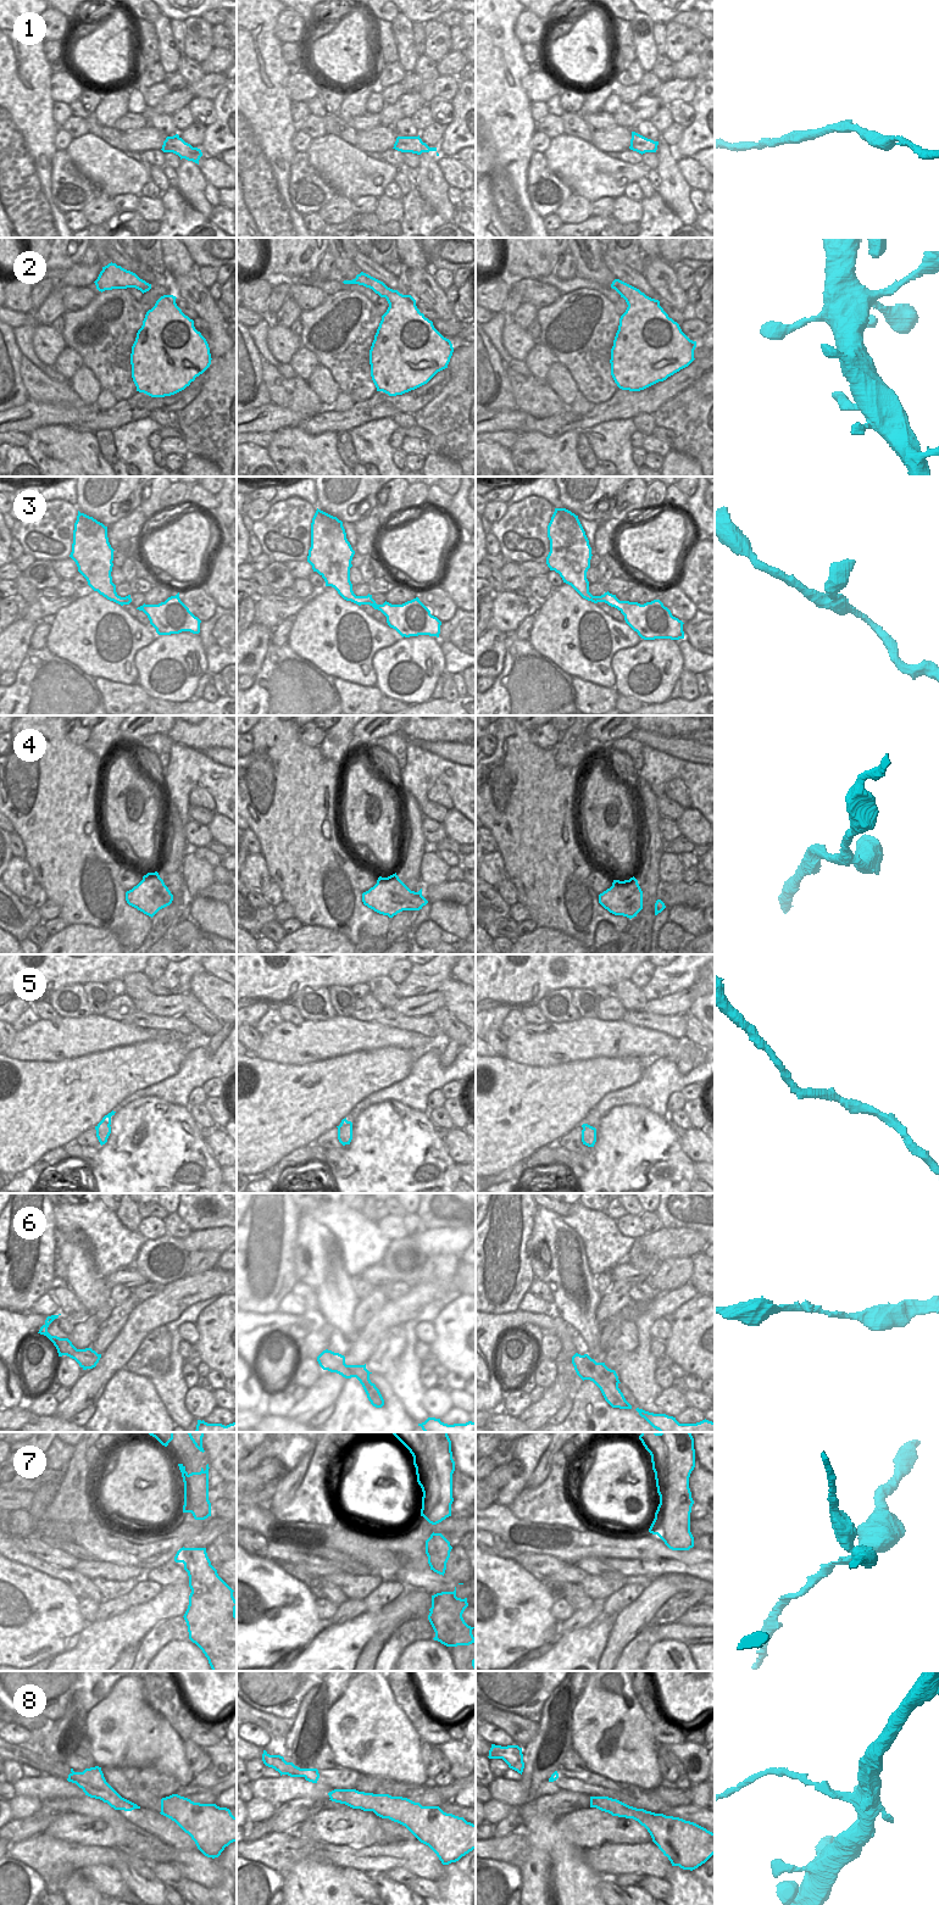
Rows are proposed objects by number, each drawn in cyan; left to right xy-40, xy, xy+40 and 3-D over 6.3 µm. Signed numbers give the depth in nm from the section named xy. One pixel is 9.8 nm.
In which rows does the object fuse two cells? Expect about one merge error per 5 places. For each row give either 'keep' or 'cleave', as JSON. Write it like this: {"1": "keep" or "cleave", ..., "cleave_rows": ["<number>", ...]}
{"1": "keep", "2": "keep", "3": "keep", "4": "keep", "5": "keep", "6": "keep", "7": "cleave", "8": "cleave", "cleave_rows": ["7", "8"]}

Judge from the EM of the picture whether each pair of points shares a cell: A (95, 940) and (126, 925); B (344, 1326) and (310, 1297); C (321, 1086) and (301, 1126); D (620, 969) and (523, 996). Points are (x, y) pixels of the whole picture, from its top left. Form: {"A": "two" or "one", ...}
{"A": "two", "B": "two", "C": "one", "D": "one"}

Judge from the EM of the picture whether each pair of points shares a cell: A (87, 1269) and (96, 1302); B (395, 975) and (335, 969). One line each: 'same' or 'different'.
A: same
B: different

